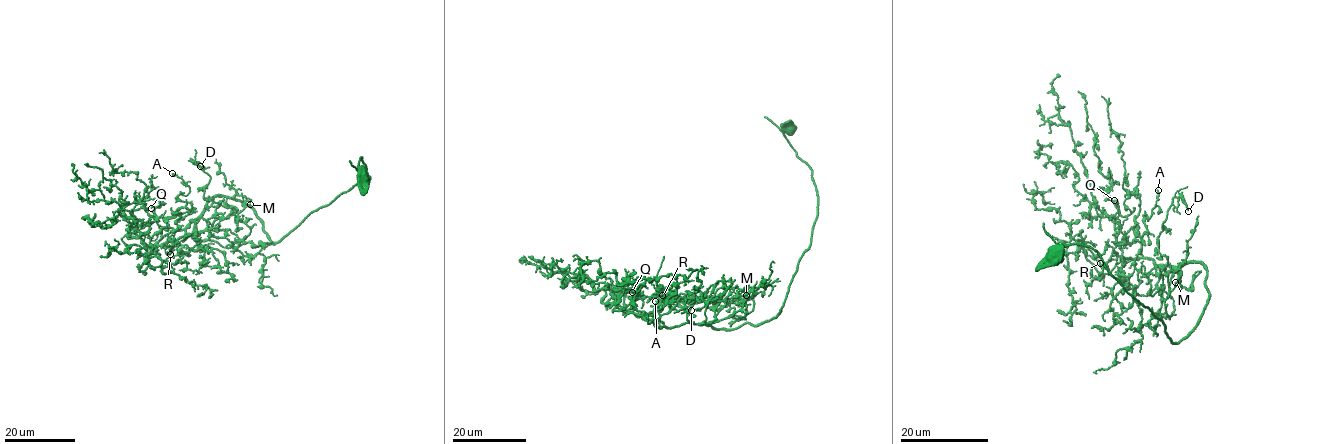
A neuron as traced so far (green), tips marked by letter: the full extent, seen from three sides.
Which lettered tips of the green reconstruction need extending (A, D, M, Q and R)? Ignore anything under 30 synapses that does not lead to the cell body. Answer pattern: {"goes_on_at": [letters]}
{"goes_on_at": []}

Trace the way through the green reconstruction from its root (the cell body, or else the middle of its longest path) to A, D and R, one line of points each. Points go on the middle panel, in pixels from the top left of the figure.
A: (789, 128), (819, 204), (780, 314), (727, 330), (667, 327), (652, 315), (678, 297), (655, 301)
D: (789, 128), (819, 204), (781, 312), (718, 329), (699, 324), (714, 319), (714, 297), (680, 298), (691, 310)
R: (789, 128), (784, 135), (811, 169), (819, 204), (780, 314), (727, 330), (662, 327), (660, 290), (662, 295)

